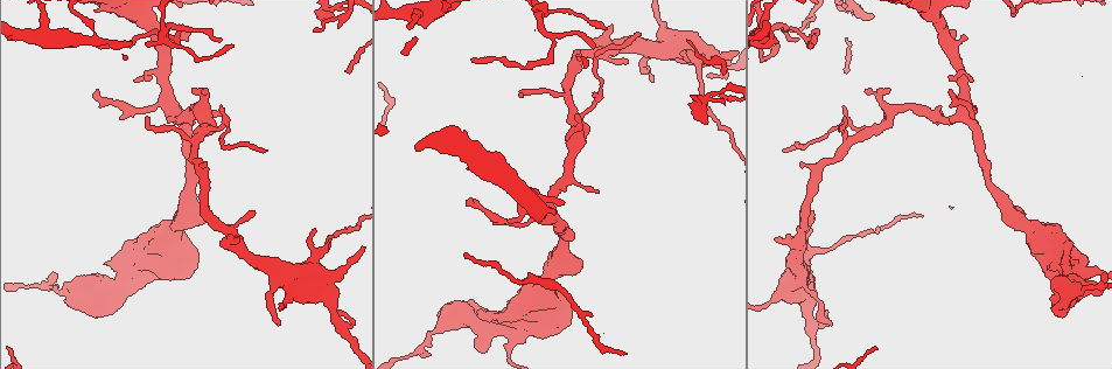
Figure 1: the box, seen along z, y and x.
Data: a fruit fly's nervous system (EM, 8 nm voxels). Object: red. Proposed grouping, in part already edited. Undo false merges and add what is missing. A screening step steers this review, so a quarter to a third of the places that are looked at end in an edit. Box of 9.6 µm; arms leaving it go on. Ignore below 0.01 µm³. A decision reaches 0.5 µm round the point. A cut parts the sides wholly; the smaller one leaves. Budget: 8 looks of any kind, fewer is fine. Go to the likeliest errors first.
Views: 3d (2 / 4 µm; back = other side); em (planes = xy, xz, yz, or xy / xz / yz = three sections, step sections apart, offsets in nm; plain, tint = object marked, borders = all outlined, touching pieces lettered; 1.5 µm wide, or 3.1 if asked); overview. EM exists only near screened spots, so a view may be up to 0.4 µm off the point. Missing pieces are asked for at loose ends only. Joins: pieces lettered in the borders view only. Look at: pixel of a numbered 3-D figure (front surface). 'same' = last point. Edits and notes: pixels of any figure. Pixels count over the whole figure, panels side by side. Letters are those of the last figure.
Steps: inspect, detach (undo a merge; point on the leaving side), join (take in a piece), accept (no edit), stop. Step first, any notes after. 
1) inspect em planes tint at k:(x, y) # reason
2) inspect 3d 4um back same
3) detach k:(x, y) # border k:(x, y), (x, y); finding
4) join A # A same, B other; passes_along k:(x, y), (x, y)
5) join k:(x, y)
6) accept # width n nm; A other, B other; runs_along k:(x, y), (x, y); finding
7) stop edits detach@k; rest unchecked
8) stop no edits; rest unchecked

inspect em xy step 8 borders at 1:(252, 211) # thin end

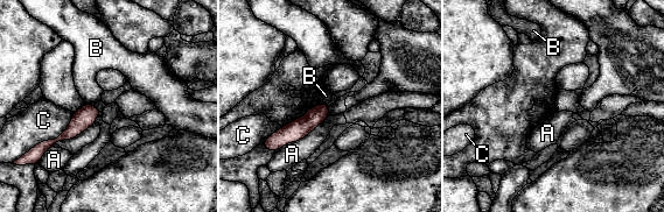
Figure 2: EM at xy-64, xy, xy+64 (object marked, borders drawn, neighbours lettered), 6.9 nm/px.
accept # width 130 nm; A other, B other, C other; border 2:(320, 103), (327, 104); no lettered piece goes on from it

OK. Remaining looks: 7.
inspect em planes borders at 1:(547, 35) # thin neck

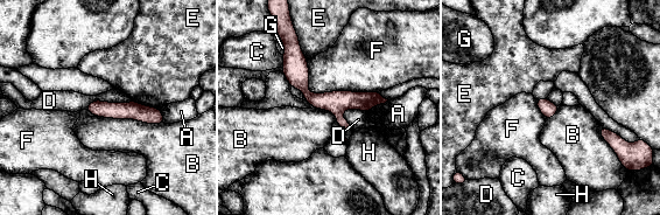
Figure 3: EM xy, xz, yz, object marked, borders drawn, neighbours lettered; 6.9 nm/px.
accept # width 110 nm; A other, B other, C other, D other, E other, F other, G other, H other; border 3:(307, 60), (310, 91), (378, 91); continuous, no second neuron

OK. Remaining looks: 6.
inspect 3d 2um back at 1:(595, 56) # abrupt turn

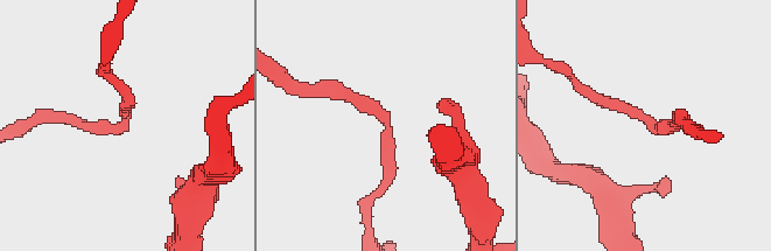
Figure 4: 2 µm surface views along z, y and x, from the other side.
inspect em planes tint at 4:(388, 124)

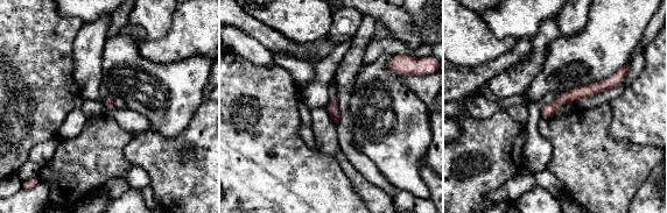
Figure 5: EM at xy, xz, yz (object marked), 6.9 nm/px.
inspect em planes borders same

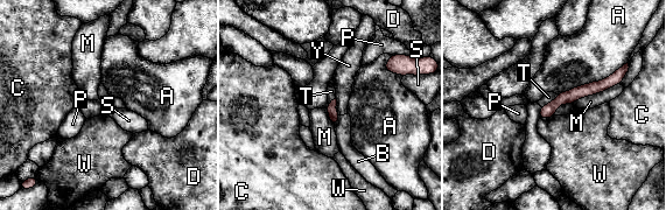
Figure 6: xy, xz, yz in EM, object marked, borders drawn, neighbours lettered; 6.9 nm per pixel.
accept # width 60 nm; A other, B other, C other, D other, M other, P other, S other, T other, W other, Y other; runs_along 6:(618, 77), (558, 100), (542, 116); one neuron here

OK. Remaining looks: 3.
stop no edits; rest unchecked

